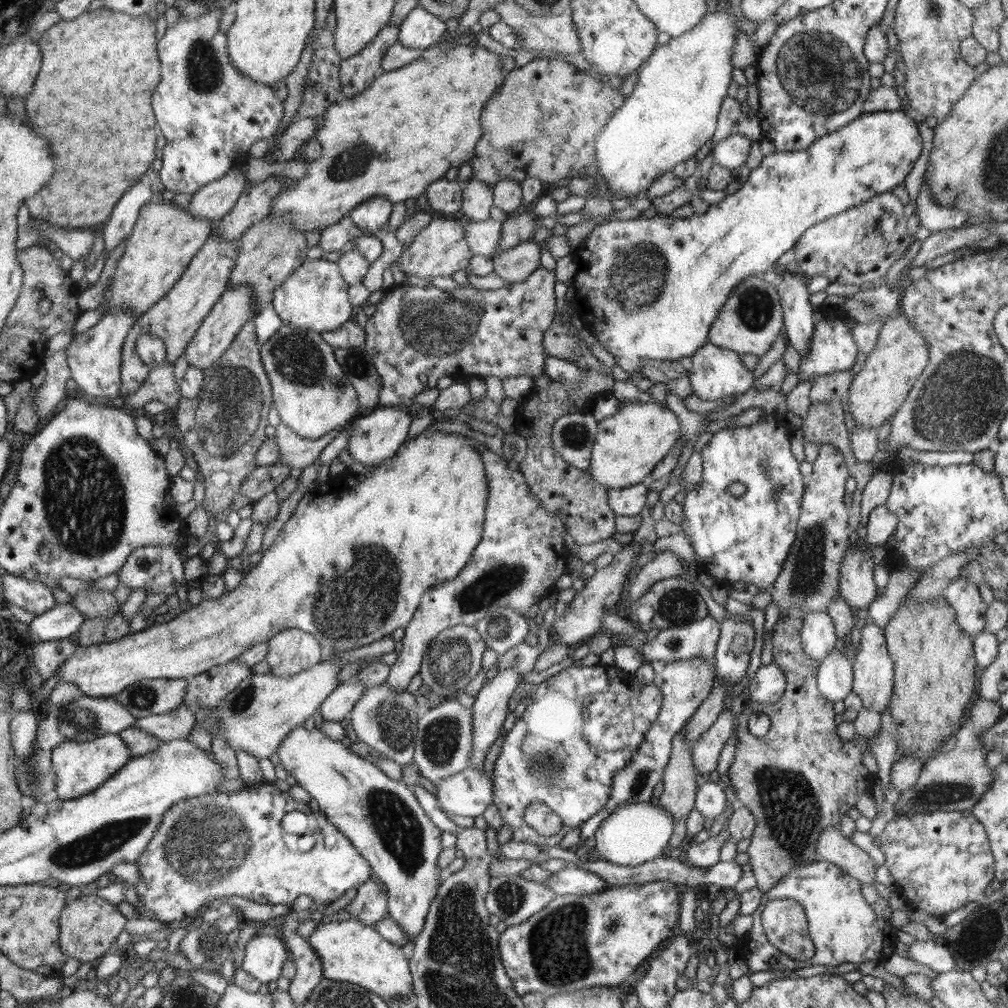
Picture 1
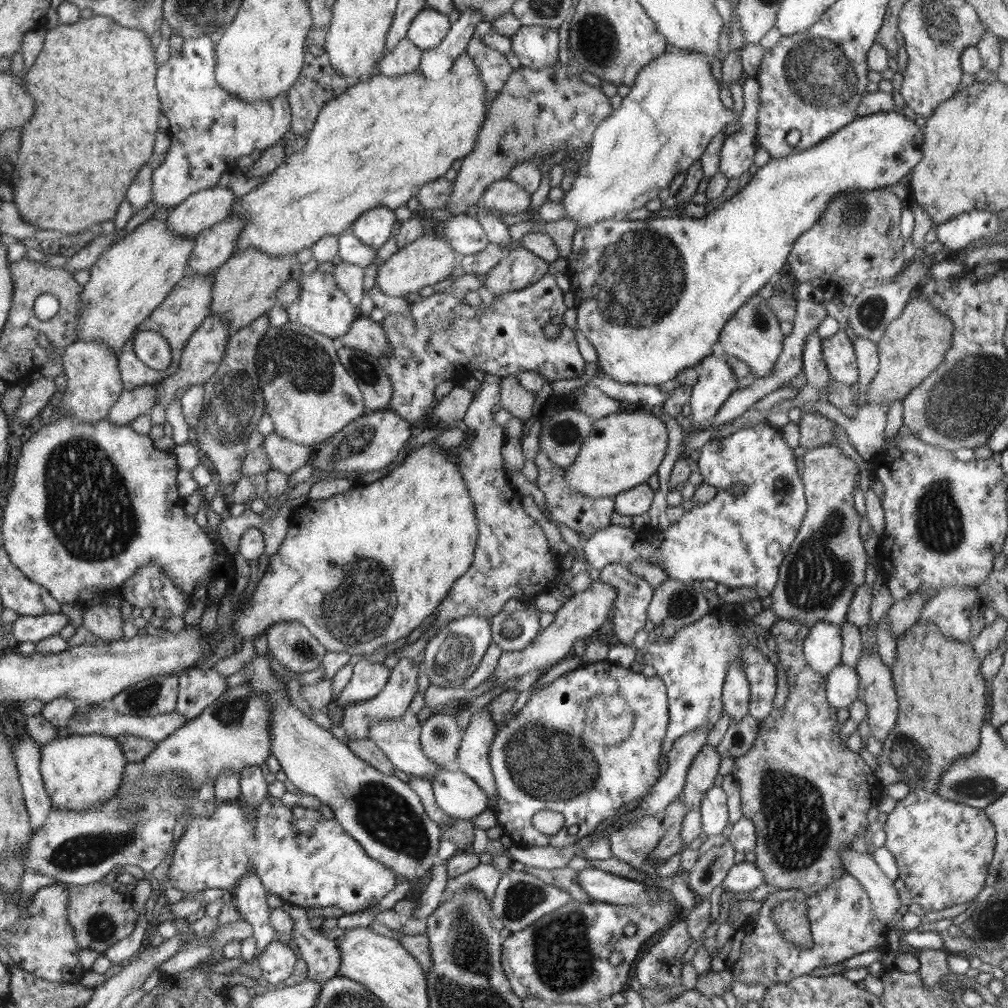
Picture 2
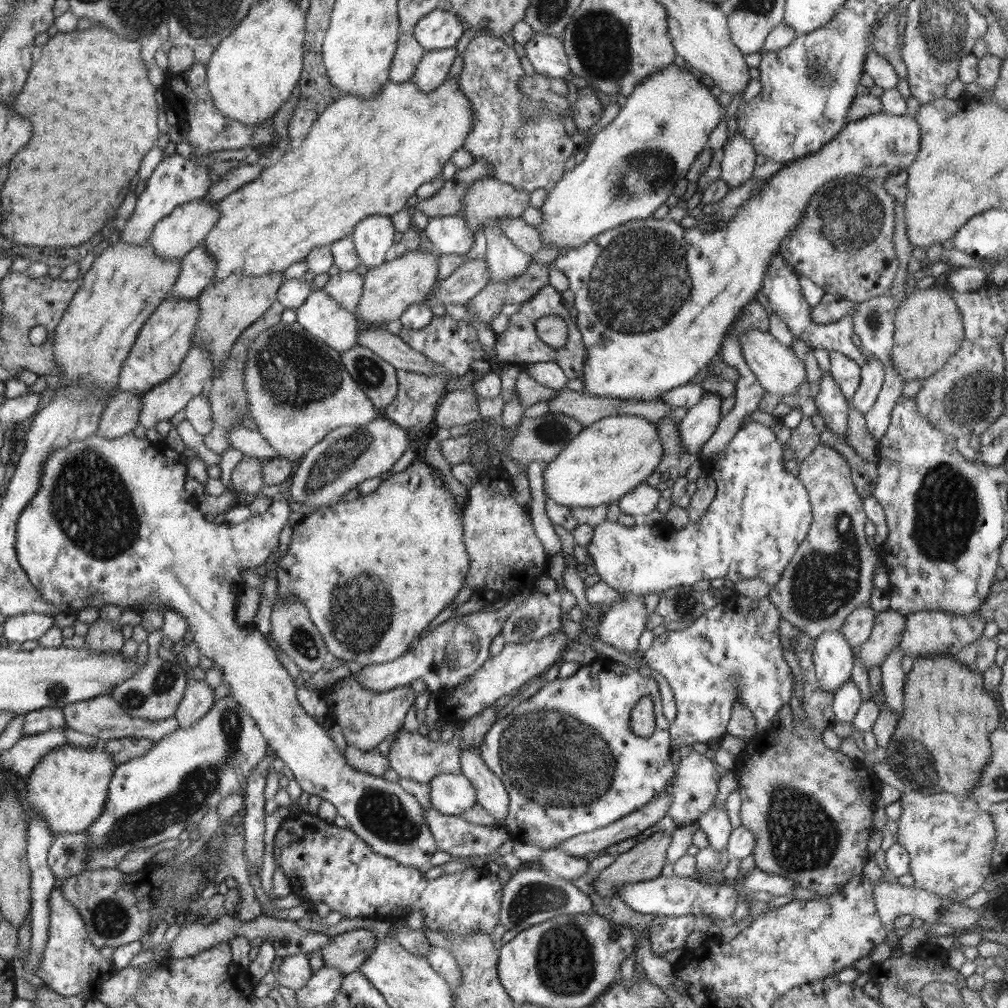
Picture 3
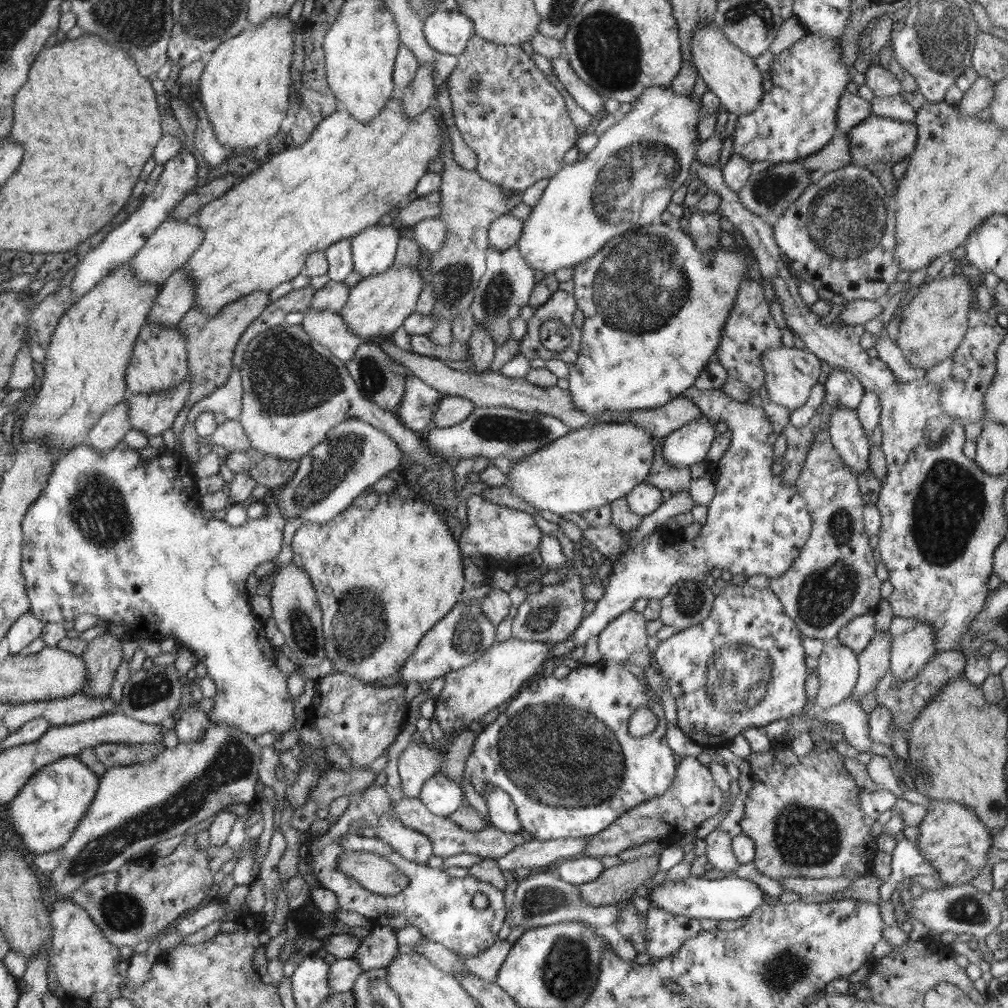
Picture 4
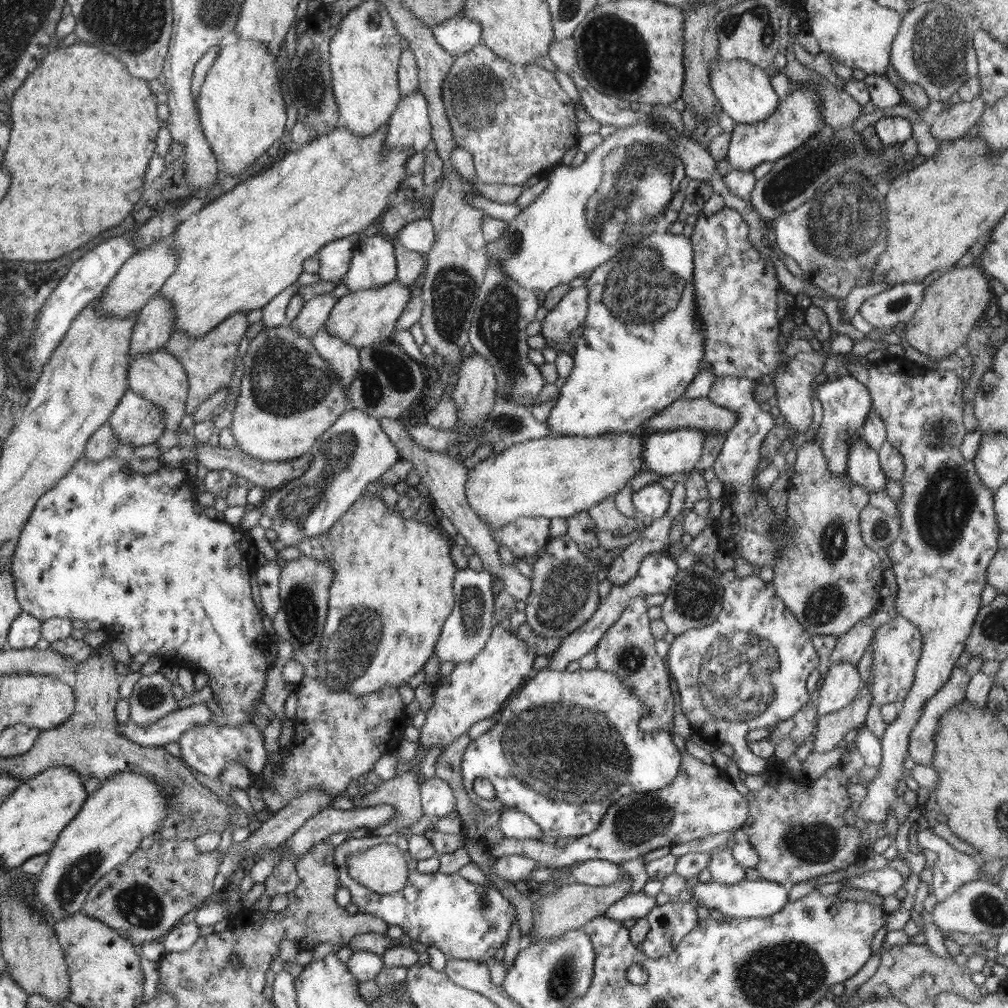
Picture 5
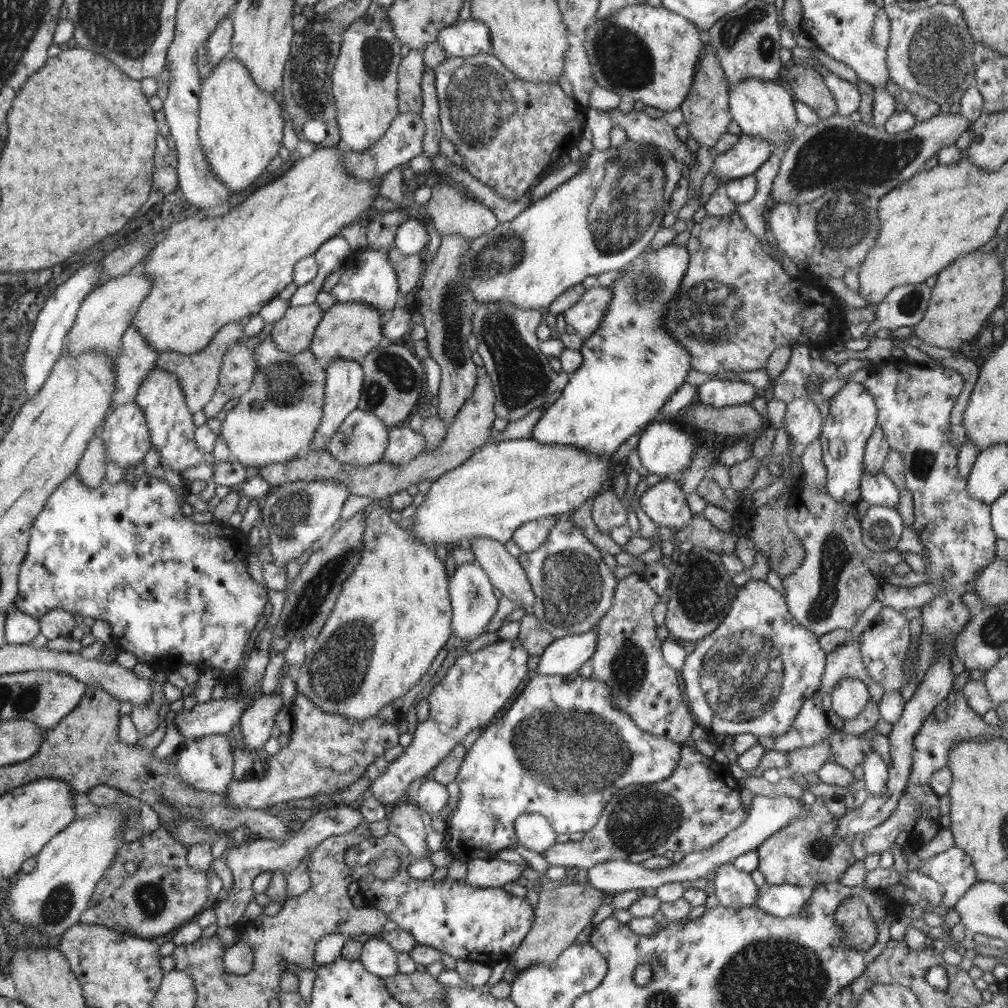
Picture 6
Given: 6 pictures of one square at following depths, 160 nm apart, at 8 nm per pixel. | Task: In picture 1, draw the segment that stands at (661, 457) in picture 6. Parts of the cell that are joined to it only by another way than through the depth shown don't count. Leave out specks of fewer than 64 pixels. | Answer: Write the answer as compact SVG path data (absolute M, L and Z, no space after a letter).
M707 342L703 347L698 348L691 358L692 368L688 368L687 377L691 382L693 394L704 400L720 401L730 395L742 395L749 388L753 388L755 376L744 368L744 364L740 362L740 355L732 350Z

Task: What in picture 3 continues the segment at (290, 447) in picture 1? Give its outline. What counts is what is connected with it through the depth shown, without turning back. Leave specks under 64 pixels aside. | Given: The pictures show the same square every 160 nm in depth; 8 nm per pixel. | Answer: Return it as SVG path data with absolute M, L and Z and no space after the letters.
M242 423L233 424L226 438L230 441L231 448L240 450L246 456L256 457L261 461L279 456L278 451L260 434L260 431L252 431Z

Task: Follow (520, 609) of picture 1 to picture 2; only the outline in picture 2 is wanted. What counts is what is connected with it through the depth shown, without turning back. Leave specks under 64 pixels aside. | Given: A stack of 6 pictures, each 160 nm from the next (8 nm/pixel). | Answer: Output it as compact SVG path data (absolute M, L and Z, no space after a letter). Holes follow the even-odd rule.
M494 375L484 377L481 387L473 392L473 401L468 405L467 413L460 424L465 429L476 431L470 447L458 450L457 461L470 500L474 504L479 535L470 568L450 587L449 593L440 601L433 612L436 618L434 618L432 625L440 629L444 628L450 621L465 616L493 617L503 610L504 605L510 599L529 602L539 593L549 590L553 585L561 584L564 579L561 558L554 557L546 540L546 535L544 535L544 530L524 511L524 497L512 487L506 474L507 471L502 464L501 448L504 444L504 428L498 425L492 417L493 408L499 405L501 380L502 377ZM402 657L399 662L391 668L391 673L387 685L377 694L375 698L366 701L352 703L344 709L344 717L342 720L342 728L346 732L349 741L366 740L368 732L372 728L374 722L382 722L382 720L396 720L396 718L404 718L406 712L409 711L410 704L418 691L417 678L420 668L410 659L410 657Z

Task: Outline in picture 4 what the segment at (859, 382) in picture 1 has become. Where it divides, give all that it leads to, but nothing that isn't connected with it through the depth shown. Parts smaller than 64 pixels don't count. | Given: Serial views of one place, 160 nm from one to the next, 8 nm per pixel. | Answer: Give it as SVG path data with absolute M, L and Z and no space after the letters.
M959 272L947 278L928 279L904 308L897 345L912 367L927 371L952 357L968 330L968 313L976 304L975 287Z

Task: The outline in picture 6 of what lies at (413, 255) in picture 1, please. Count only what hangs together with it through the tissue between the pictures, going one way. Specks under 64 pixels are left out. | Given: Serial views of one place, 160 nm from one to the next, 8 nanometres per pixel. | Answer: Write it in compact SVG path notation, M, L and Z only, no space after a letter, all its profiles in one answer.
M360 301L334 303L332 307L326 309L316 327L309 347L310 352L314 354L314 360L324 367L330 366L330 362L334 364L334 360L360 362L360 359L366 357L370 350L385 343L382 334L385 318L386 316L382 316L372 305Z

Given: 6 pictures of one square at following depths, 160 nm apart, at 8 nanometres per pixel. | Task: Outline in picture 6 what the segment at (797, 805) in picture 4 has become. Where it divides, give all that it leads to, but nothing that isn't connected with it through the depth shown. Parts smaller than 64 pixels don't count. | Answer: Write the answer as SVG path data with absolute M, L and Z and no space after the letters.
M817 797L813 804L804 805L809 810L807 817L796 817L791 820L757 849L757 869L767 883L814 888L827 882L839 882L842 874L856 863L849 841L838 838L836 834L839 819L828 811L822 798Z

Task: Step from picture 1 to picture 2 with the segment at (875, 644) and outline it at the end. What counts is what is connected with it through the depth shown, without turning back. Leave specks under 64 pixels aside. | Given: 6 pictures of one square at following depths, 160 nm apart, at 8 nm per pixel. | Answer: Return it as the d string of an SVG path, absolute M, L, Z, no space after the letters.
M874 645L871 649L863 647L863 651L857 660L855 671L858 673L859 678L858 699L866 704L868 710L867 722L871 735L874 736L876 740L883 742L894 729L894 726L896 726L899 710L891 669L889 666L886 666L886 663L879 657L877 647Z

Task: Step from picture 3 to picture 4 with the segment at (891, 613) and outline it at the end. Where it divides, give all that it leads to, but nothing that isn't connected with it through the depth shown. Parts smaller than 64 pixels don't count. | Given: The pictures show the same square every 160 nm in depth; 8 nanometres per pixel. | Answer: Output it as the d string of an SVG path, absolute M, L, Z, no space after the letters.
M876 632L868 646L857 654L859 675L852 689L851 698L860 706L860 700L868 694L874 695L880 679L890 668L891 636L888 632Z

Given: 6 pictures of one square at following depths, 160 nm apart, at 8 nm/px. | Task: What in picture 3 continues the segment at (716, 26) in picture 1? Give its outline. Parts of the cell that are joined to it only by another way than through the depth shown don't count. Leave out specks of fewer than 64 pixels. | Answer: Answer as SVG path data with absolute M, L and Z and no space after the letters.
M675 64L669 67L657 70L652 74L649 74L640 84L636 85L636 88L632 91L632 94L627 98L626 103L620 109L619 114L610 122L608 125L604 126L596 135L589 138L587 143L586 156L580 164L576 165L574 169L566 171L563 177L558 181L558 184L549 190L544 204L541 206L542 211L542 223L538 227L538 234L540 234L540 240L542 240L542 246L547 248L547 246L558 248L559 253L566 252L566 248L578 248L586 242L590 242L591 239L598 237L598 234L606 232L606 230L612 230L626 222L634 220L642 220L644 218L653 217L654 211L666 202L671 194L673 194L673 189L681 178L687 174L690 170L691 164L696 160L696 157L703 151L704 148L708 146L708 138L710 138L710 133L720 120L725 117L726 109L719 102L718 99L710 93L710 90L702 81L699 79L698 72L687 66L687 69L681 69Z

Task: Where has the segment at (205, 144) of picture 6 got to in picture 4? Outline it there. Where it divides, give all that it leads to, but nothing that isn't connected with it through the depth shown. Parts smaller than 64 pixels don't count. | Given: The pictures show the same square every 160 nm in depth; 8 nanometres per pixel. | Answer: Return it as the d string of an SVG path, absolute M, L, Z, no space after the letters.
M270 18L260 24L251 25L238 36L227 39L213 50L201 75L199 89L203 107L216 135L217 141L229 148L233 154L248 154L258 146L264 146L278 130L290 106L290 65L294 46L296 25L289 18Z

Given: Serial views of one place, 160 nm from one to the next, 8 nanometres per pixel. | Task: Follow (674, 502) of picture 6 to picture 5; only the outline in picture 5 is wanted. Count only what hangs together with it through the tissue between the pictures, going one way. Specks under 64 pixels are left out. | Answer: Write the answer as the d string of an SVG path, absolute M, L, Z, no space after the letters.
M652 483L634 491L632 503L634 508L652 520L665 515L670 507L671 492L658 483Z

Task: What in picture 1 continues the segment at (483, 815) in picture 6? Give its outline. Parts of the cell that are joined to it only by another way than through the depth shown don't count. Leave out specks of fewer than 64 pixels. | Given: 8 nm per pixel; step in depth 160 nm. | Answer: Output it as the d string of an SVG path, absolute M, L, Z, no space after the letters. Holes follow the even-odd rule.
M573 664L535 686L524 714L504 736L502 752L494 762L493 804L497 806L503 822L510 827L515 842L550 847L560 845L570 830L580 828L606 804L616 768L604 760L605 750L592 747L582 737L584 701L588 695L610 693L616 688L628 692L628 704L634 712L634 732L622 752L626 768L660 714L663 695L654 683L642 684L634 674L616 666L596 664L580 667ZM536 801L547 804L563 820L560 832L554 836L541 836L526 824L524 809Z

